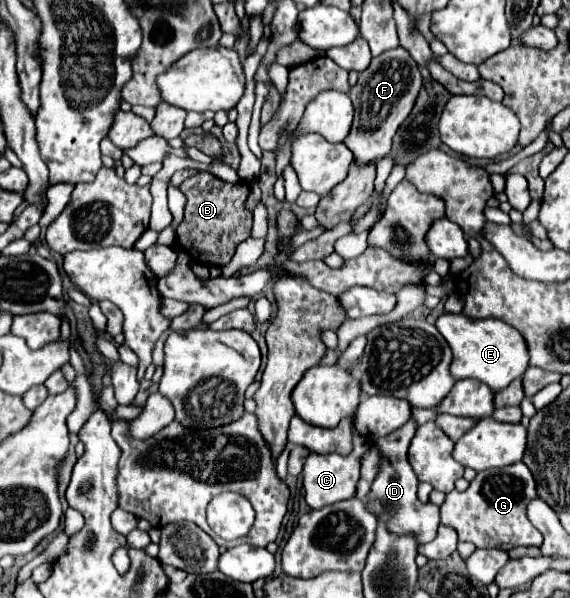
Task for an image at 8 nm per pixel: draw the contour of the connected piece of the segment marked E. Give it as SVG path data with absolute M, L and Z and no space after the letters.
M443 313L435 327L445 337L453 351L451 377L453 379L479 379L495 393L505 389L515 377L521 377L529 367L527 345L511 325L499 319L469 319L463 313Z

